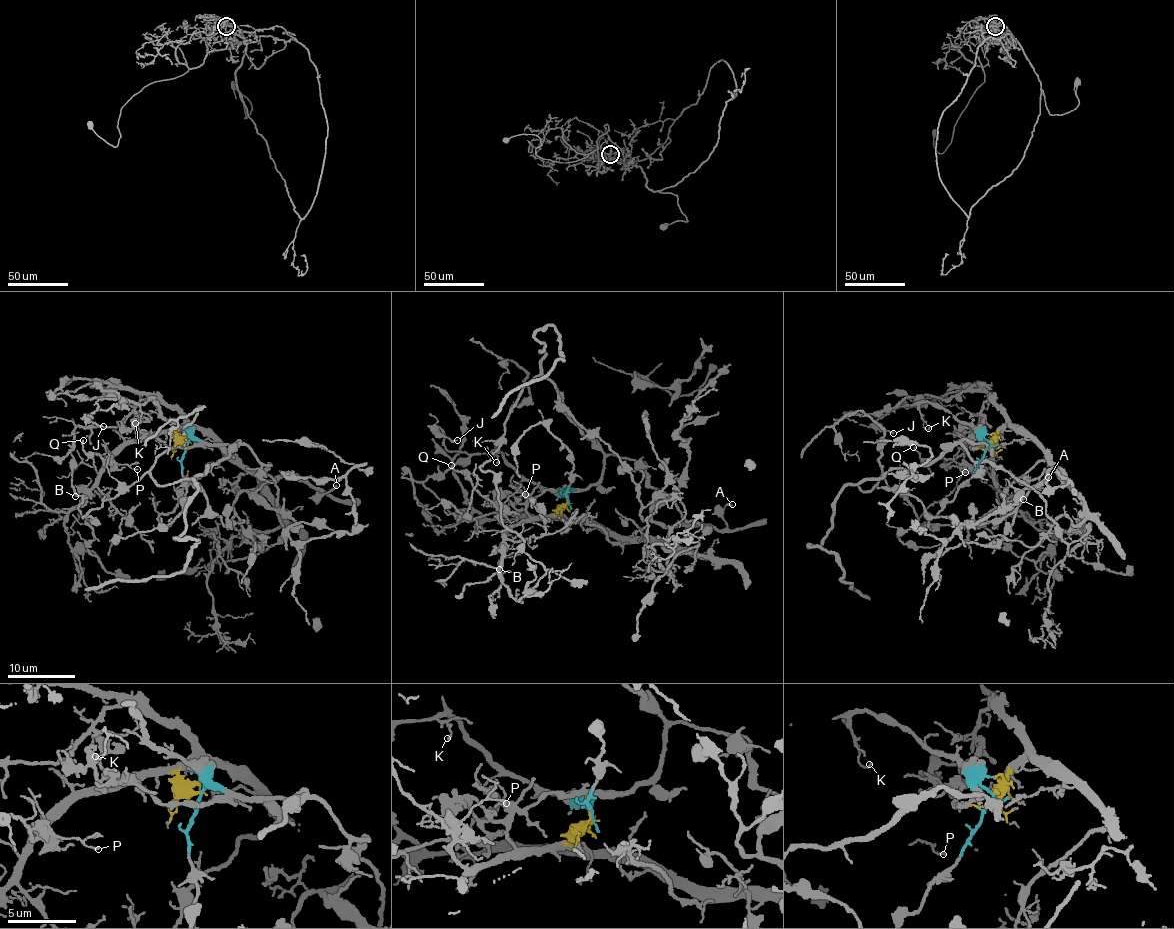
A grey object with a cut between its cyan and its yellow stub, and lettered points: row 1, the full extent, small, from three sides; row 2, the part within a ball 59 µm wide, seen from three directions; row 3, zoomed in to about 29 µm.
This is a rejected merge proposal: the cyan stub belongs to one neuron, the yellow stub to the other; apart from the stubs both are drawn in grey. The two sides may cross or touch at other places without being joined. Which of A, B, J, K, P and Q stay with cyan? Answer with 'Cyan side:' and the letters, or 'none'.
Cyan side: J, K

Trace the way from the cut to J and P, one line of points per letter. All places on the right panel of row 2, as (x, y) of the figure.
J: (983, 449), (989, 444), (982, 435), (927, 403), (918, 409), (914, 404), (900, 405), (877, 421), (893, 434)
P: (983, 449), (989, 447), (997, 433), (992, 435), (990, 457), (961, 468), (965, 473)

